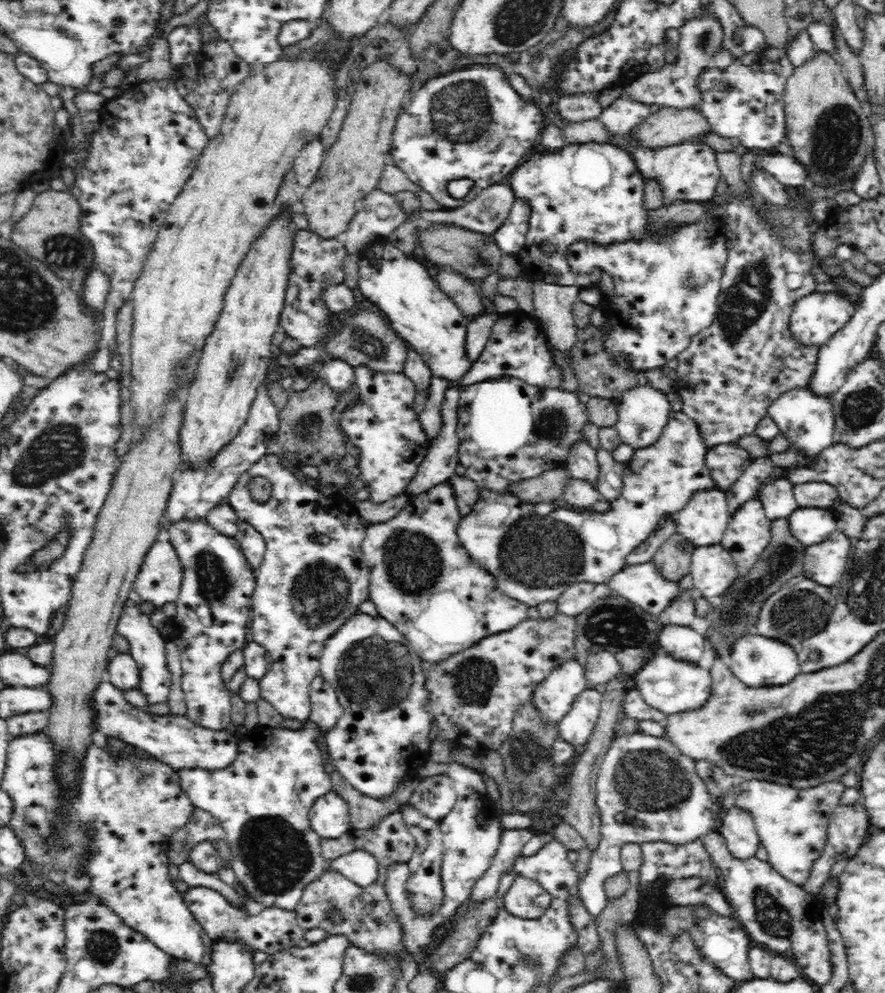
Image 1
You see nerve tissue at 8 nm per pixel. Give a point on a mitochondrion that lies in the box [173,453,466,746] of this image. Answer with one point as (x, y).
(375, 670)

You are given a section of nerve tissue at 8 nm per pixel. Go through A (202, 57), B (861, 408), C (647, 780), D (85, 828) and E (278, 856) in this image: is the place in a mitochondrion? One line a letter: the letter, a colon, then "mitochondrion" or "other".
A: other
B: mitochondrion
C: mitochondrion
D: mitochondrion
E: mitochondrion

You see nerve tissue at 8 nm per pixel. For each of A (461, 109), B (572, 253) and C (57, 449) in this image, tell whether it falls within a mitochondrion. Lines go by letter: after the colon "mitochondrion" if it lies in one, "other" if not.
A: mitochondrion
B: other
C: mitochondrion

